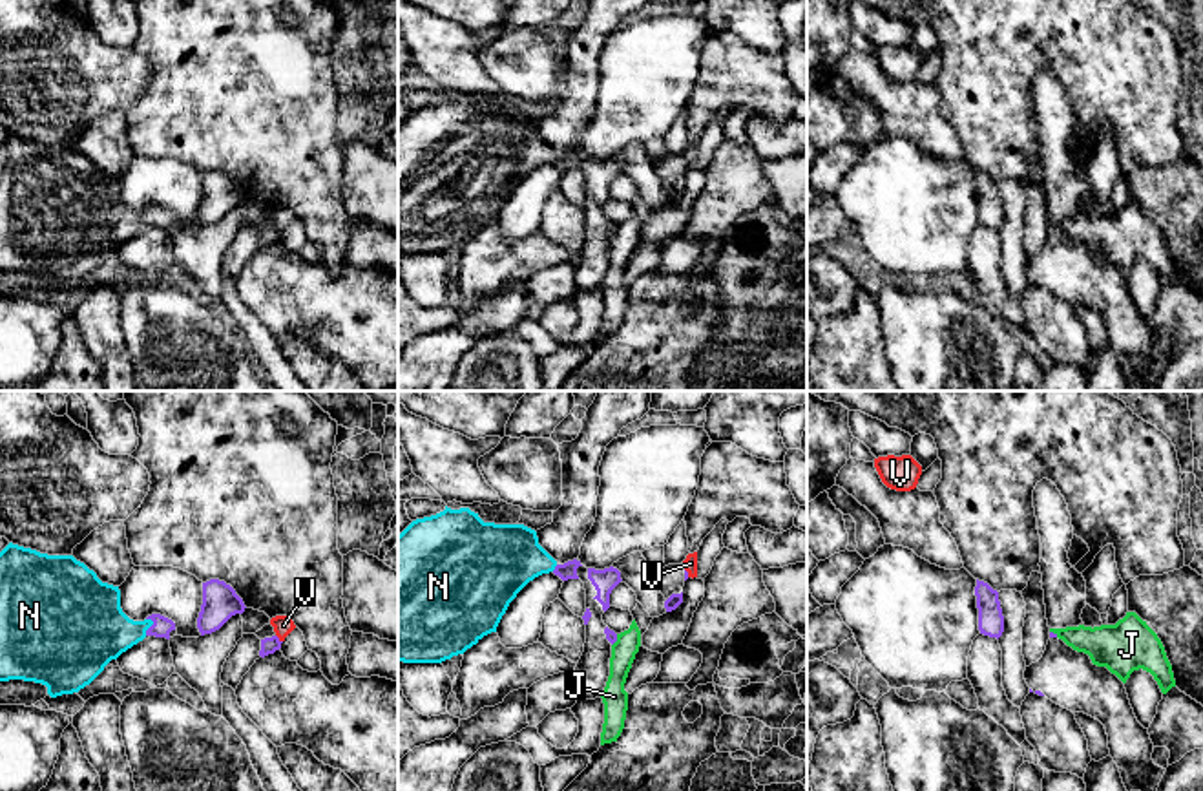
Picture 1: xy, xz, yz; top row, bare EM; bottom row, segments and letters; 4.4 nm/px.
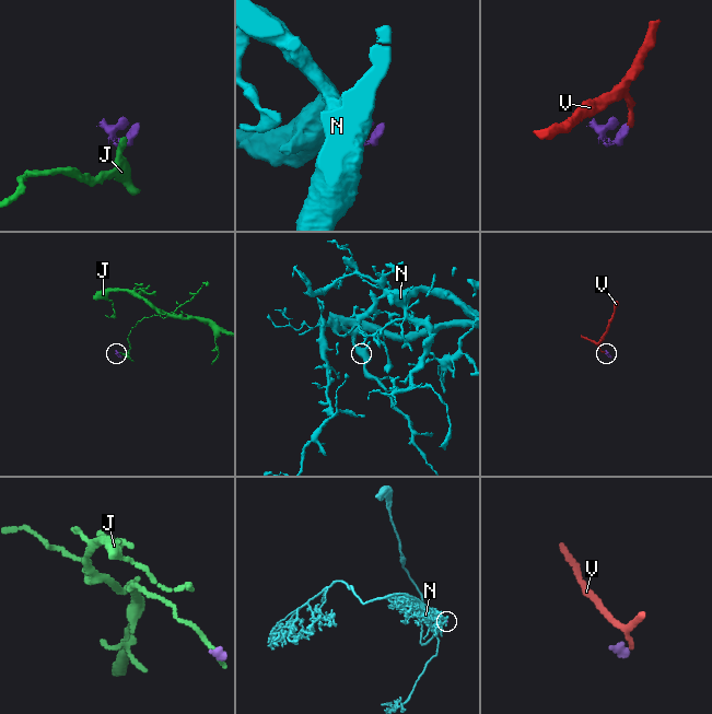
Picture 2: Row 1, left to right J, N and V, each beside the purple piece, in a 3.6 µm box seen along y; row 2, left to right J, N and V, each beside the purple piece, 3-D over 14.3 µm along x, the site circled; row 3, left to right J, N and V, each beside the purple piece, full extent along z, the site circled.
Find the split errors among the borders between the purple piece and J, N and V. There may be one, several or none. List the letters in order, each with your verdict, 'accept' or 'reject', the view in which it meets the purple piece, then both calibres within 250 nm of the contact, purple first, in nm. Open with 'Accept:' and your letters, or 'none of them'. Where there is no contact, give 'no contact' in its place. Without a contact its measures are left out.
Accept: N
J: reject; meets purple in xz; 50 nm thick on the purple side, 110 nm on the other
N: accept; meets purple in xy; 90 nm thick on the purple side, 300 nm on the other
V: reject; meets purple in xy; 80 nm thick on the purple side, 90 nm on the other

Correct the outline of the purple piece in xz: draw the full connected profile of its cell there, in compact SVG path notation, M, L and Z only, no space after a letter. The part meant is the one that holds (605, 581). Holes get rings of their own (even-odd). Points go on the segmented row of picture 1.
M469 508L451 510L413 521L398 535L398 661L403 663L442 663L453 656L464 654L484 636L497 632L497 627L517 594L535 577L553 572L562 581L581 579L586 590L586 625L584 652L575 667L575 692L579 700L595 700L602 696L610 676L612 645L617 634L610 630L602 614L610 608L610 594L622 581L613 566L604 570L586 568L573 559L559 564L540 544L537 532L524 524L484 522Z

